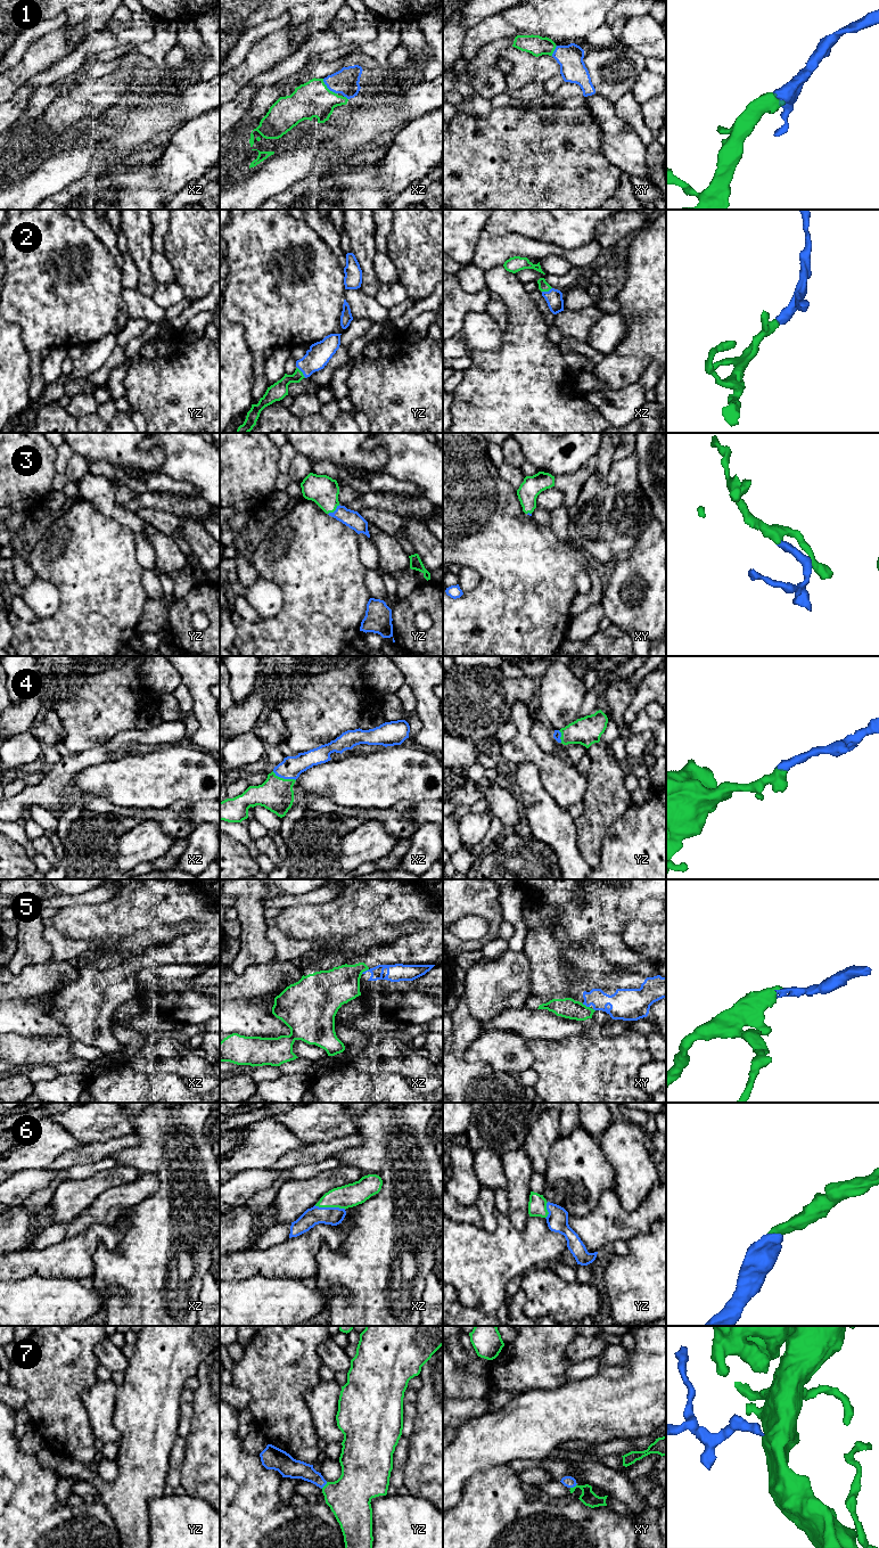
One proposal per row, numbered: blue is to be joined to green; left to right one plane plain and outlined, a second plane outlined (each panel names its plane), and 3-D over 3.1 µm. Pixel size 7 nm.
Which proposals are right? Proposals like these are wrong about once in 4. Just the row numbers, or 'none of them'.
1, 2, 3, 4, 6, 7

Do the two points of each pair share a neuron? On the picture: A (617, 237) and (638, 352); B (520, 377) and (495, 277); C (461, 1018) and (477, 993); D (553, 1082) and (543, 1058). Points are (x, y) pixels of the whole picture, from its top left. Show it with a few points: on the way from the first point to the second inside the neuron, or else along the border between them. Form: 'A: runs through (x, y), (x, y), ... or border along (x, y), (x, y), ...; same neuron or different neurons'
A: border along (630, 237), (625, 244); different neurons
B: runs through (526, 352), (526, 322), (518, 302); same neuron
C: border along (462, 996), (468, 1012), (482, 1024); different neurons
D: runs through (553, 1076), (553, 1069), (549, 1064); same neuron

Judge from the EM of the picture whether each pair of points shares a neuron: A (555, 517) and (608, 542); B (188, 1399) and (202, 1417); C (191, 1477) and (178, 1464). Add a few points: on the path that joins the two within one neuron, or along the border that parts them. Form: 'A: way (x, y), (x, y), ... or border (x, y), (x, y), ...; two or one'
A: border (567, 509), (567, 534), (571, 542); two
B: border (194, 1392), (194, 1418), (188, 1433); two
C: border (187, 1442), (180, 1484); two

